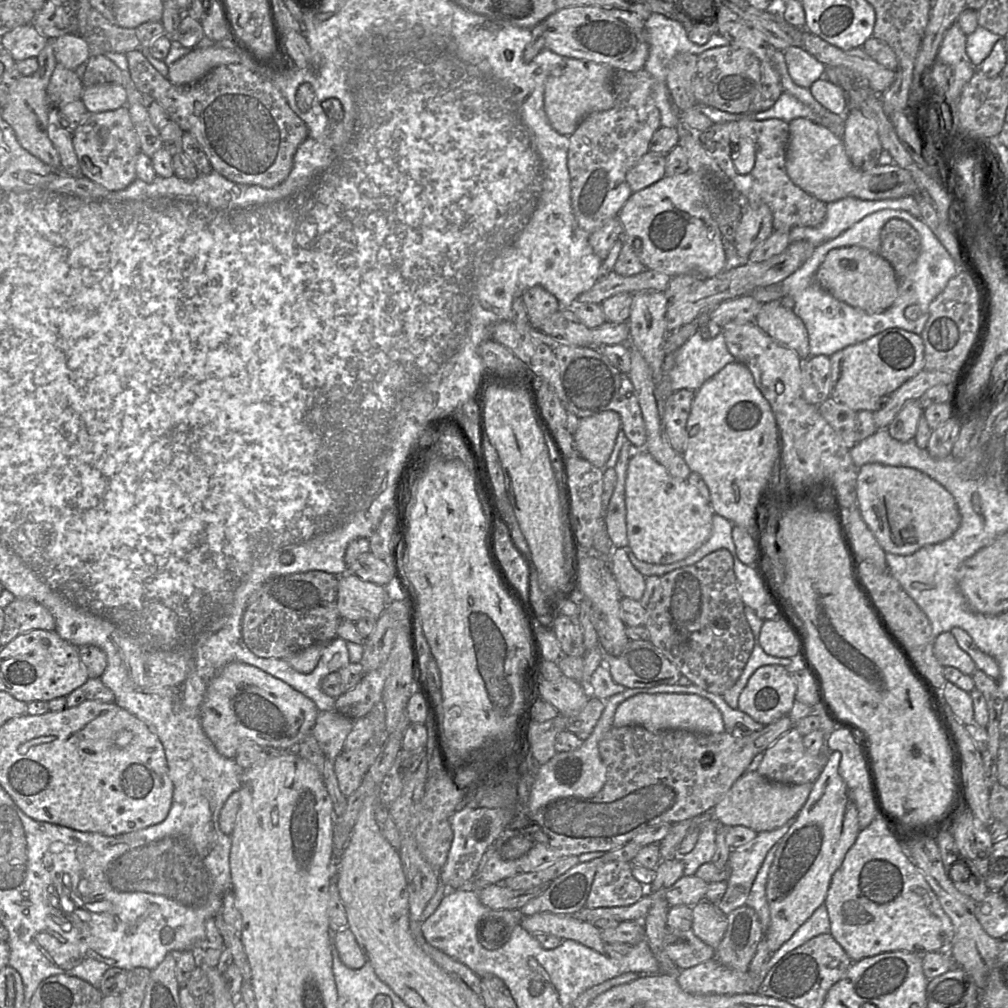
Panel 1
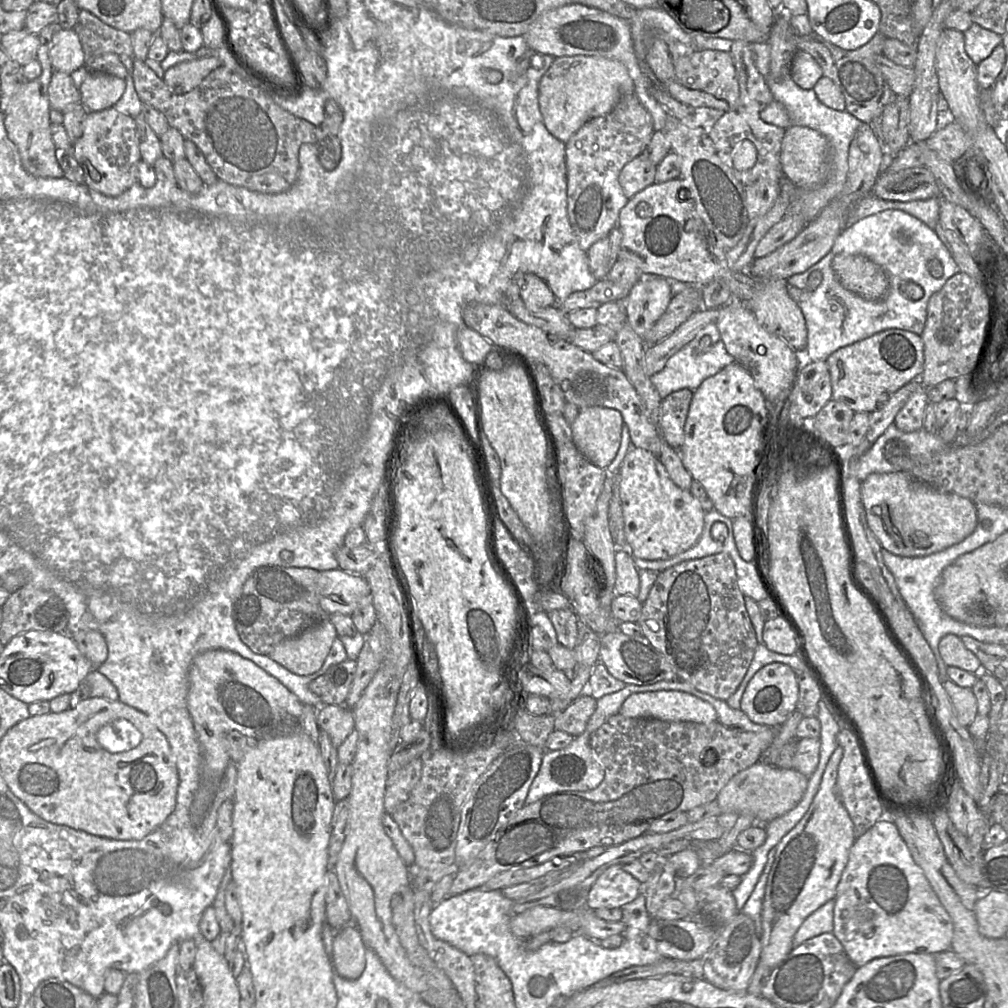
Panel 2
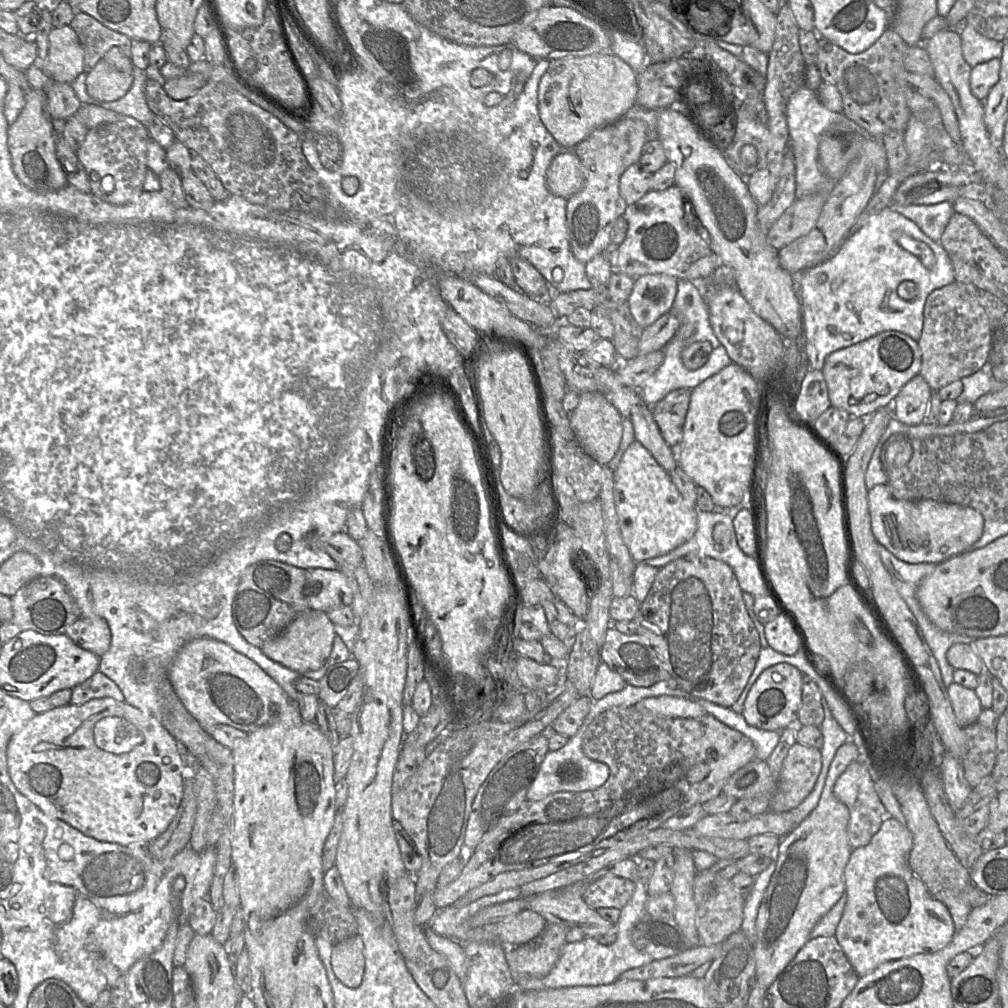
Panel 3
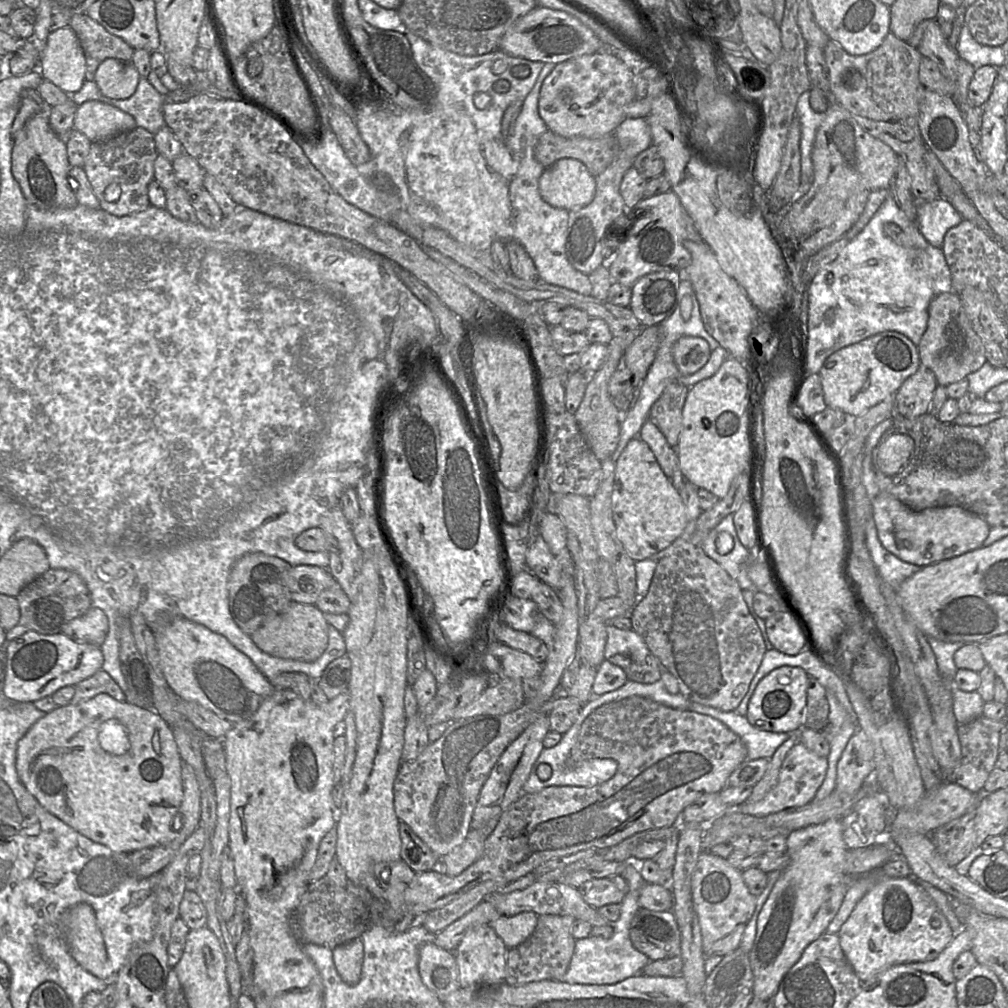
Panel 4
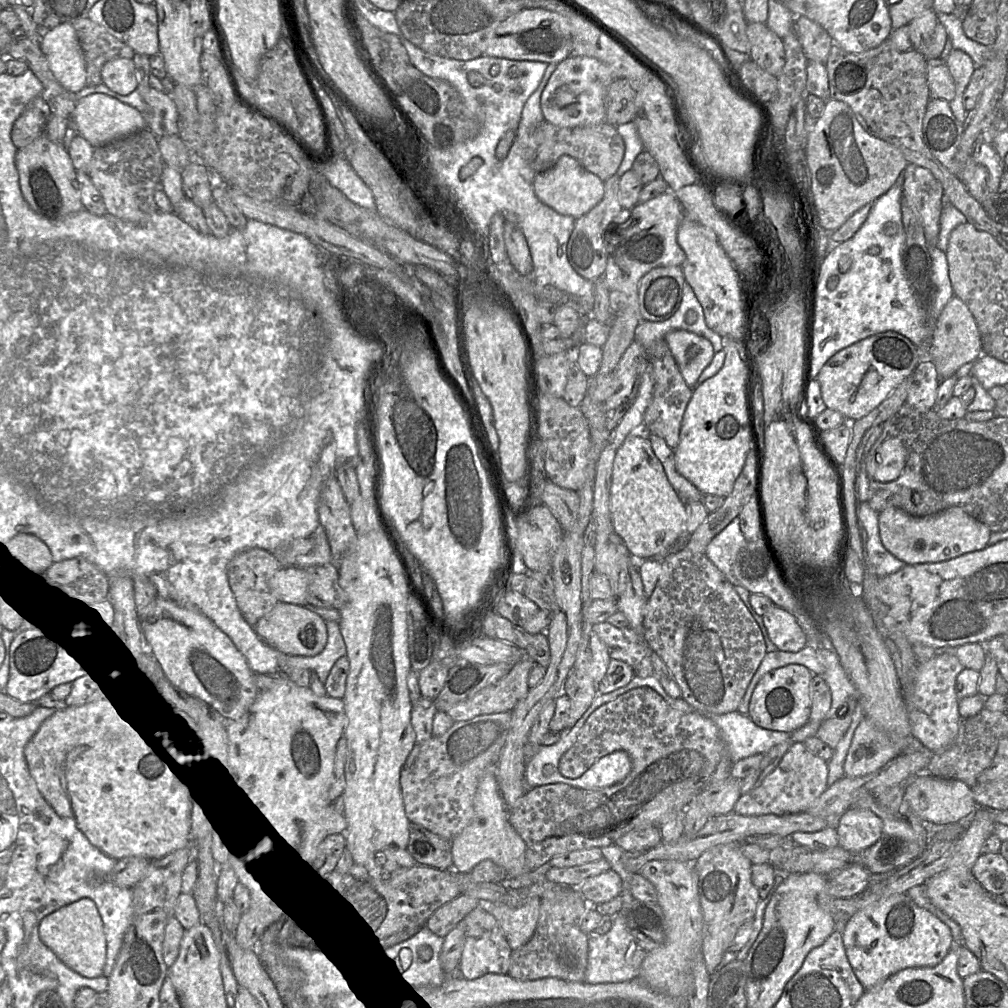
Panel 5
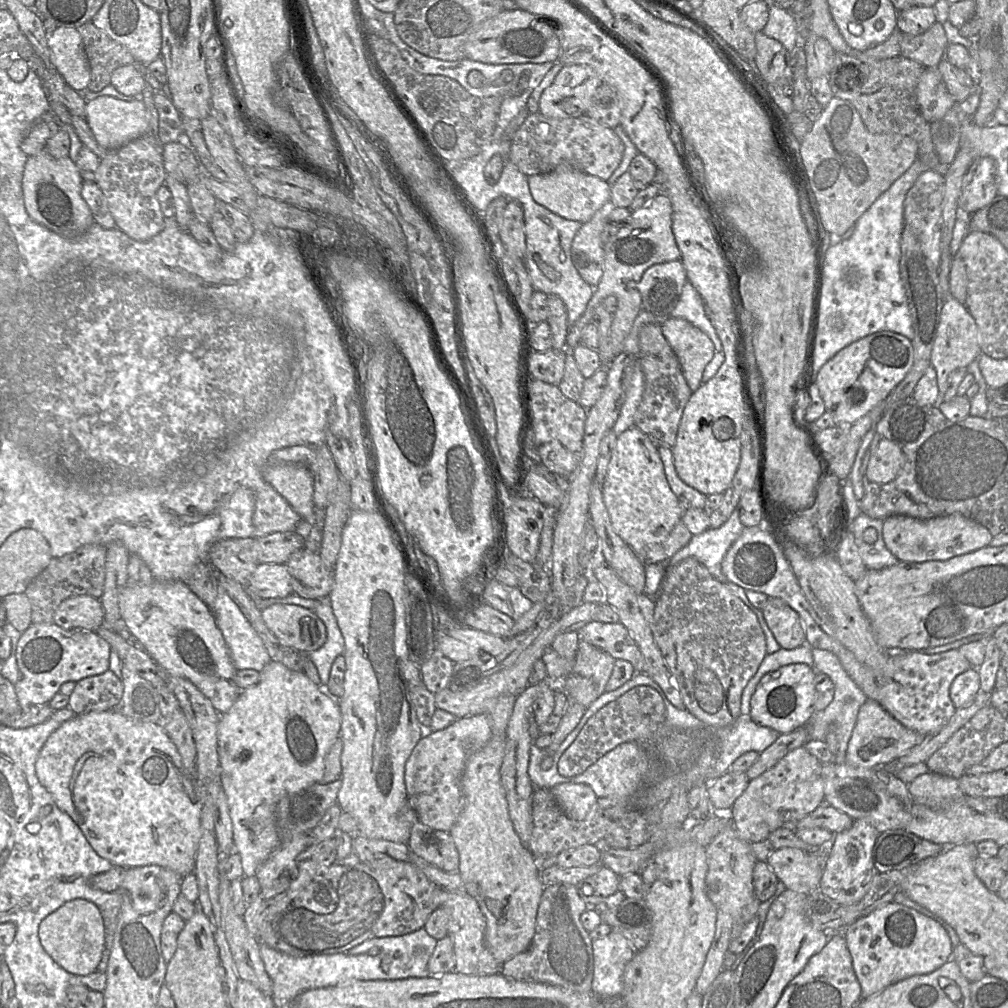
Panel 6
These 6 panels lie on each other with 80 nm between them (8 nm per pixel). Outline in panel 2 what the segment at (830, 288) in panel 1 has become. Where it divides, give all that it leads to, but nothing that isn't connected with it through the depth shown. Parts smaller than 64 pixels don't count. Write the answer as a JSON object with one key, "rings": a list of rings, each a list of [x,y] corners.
{"rings":[[[838,254],[832,261],[832,269],[840,284],[866,300],[877,300],[889,287],[885,271],[862,255]]]}

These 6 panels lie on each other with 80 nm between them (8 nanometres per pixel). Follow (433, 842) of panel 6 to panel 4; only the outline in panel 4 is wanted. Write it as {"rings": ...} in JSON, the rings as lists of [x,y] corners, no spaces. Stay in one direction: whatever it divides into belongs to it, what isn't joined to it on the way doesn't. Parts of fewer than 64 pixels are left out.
{"rings":[[[404,822],[399,824],[401,838],[401,859],[415,872],[434,870],[440,857],[427,846]]]}

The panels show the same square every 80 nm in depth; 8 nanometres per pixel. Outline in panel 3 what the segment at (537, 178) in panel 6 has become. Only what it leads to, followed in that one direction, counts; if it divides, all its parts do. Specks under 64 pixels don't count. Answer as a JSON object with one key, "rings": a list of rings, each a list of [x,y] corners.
{"rings":[[[563,149],[554,157],[546,172],[546,184],[551,193],[566,200],[583,188],[583,168],[573,149]]]}

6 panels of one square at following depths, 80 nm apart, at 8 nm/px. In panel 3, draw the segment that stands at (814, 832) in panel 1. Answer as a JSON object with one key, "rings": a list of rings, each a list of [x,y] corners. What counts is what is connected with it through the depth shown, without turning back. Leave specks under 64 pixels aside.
{"rings":[[[848,741],[836,752],[816,808],[801,824],[782,837],[776,868],[758,910],[754,942],[756,982],[768,989],[810,940],[816,923],[845,893],[845,869],[852,848],[847,829],[850,813],[834,795],[834,785],[845,769],[859,757],[856,743]]]}

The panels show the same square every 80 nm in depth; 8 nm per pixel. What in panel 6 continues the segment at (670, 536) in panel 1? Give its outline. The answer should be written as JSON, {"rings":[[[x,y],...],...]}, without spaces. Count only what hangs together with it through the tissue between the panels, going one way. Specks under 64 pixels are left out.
{"rings":[[[635,425],[617,436],[602,495],[614,531],[633,551],[664,541],[684,511],[668,484],[658,446]]]}

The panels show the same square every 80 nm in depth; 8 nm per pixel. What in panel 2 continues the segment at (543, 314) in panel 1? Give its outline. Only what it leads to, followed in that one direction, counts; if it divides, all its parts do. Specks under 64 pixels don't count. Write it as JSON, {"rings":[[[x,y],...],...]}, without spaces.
{"rings":[[[518,273],[513,279],[519,286],[520,296],[531,311],[557,305],[558,301],[547,283],[533,273]]]}

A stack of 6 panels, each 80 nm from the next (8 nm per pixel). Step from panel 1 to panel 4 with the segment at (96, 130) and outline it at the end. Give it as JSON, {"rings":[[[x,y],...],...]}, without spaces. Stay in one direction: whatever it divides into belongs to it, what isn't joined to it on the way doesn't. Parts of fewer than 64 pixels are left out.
{"rings":[[[139,126],[106,141],[92,143],[83,168],[100,208],[116,216],[146,210],[151,205],[148,186],[154,179],[154,162],[158,154],[154,135]]]}

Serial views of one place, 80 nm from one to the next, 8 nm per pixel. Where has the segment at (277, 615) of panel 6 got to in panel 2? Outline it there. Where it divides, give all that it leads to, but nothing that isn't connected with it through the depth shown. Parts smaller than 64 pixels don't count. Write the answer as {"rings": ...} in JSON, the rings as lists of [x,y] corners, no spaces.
{"rings":[[[326,619],[282,641],[268,656],[293,674],[307,676],[322,667],[336,637],[335,626]]]}

